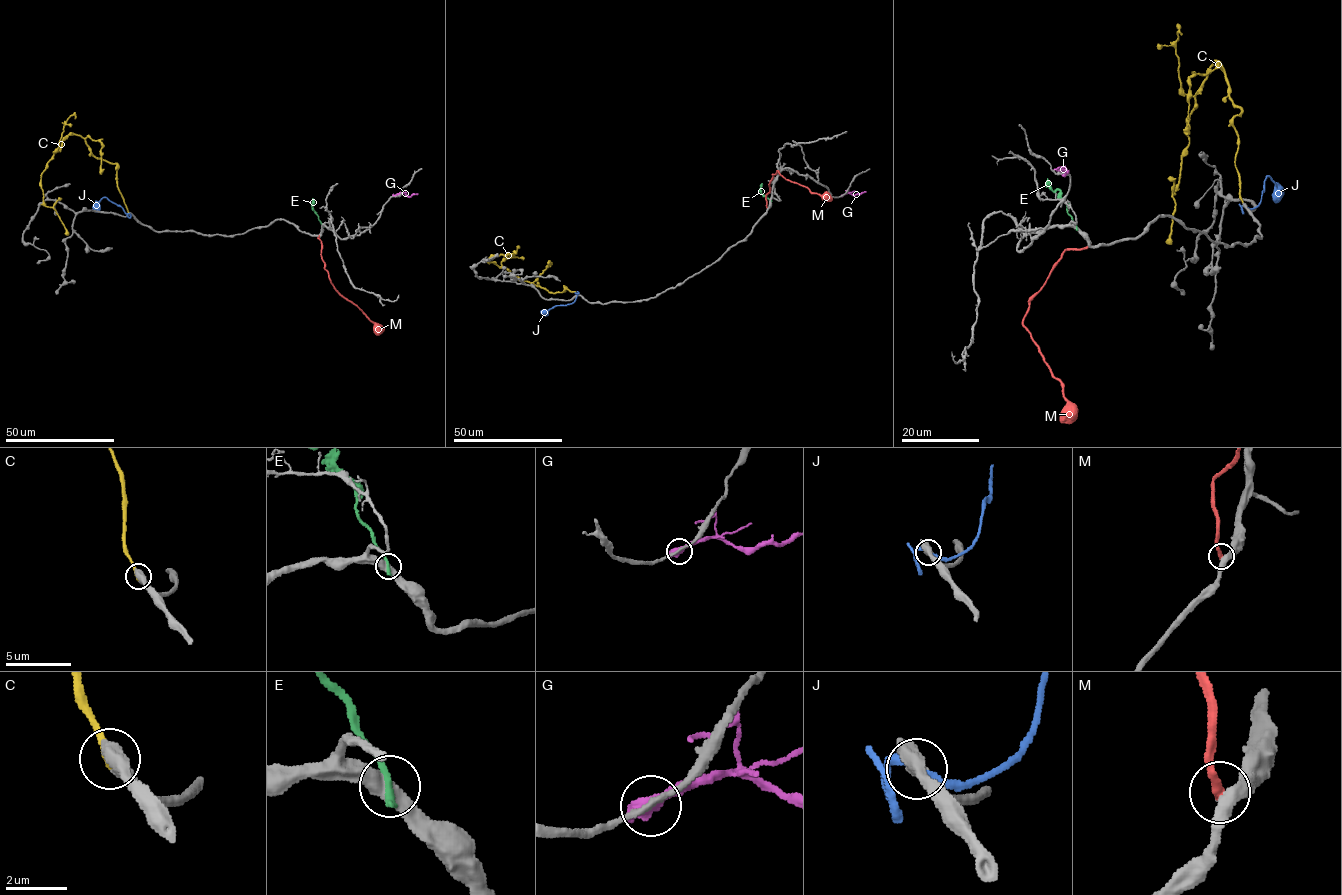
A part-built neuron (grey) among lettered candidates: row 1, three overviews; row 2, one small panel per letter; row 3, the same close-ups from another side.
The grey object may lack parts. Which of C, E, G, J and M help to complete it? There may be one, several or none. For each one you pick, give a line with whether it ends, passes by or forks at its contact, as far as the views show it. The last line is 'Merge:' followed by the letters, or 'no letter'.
C: It ends there
M: It ends there
Merge: C, M

